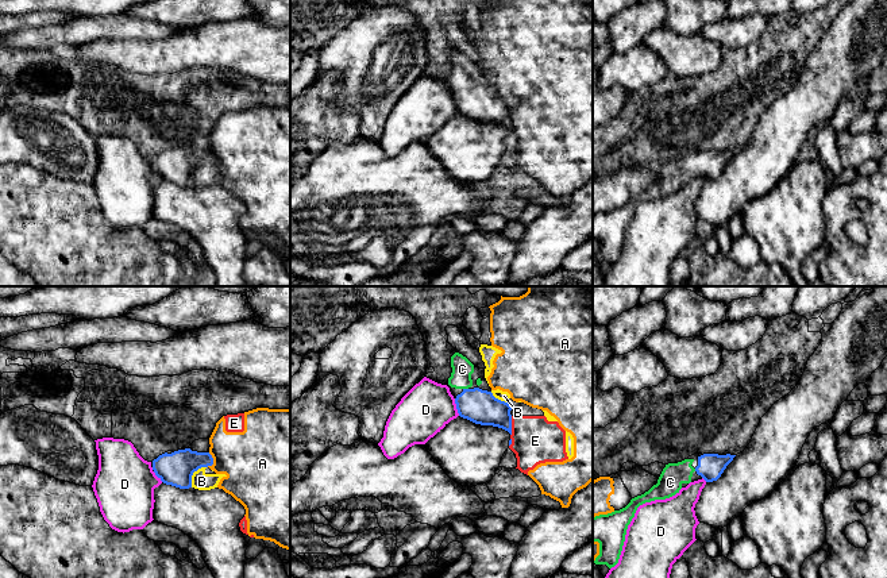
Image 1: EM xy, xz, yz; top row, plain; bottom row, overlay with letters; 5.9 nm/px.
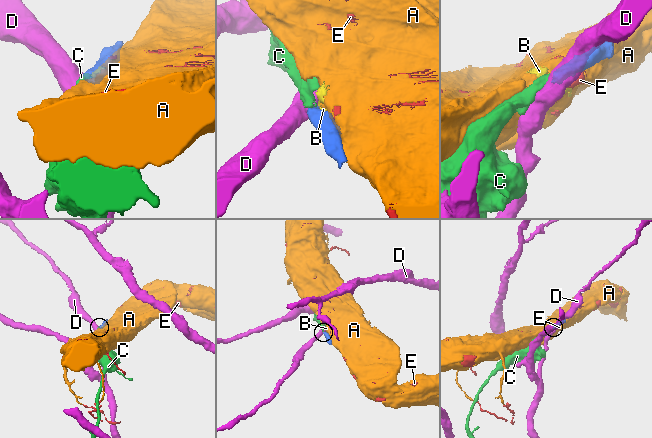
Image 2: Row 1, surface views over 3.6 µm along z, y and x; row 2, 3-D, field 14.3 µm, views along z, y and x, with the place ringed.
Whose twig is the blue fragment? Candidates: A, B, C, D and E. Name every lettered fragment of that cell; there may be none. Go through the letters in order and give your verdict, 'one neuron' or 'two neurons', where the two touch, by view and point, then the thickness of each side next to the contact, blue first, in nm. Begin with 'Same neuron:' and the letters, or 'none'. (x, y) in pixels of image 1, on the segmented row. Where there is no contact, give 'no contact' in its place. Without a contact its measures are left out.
Same neuron: C
A: two neurons; meets blue in xy at (212, 459); 200 nm thick on the blue side, 380 nm on the other
B: two neurons; meets blue in xy at (192, 474); 200 nm thick on the blue side, 110 nm on the other
C: one neuron; meets blue in xz at (466, 389); 200 nm thick on the blue side, 130 nm on the other
D: two neurons; meets blue in xz at (457, 407); 200 nm thick on the blue side, 300 nm on the other
E: two neurons; meets blue in xz at (511, 426); 200 nm thick on the blue side, 280 nm on the other

